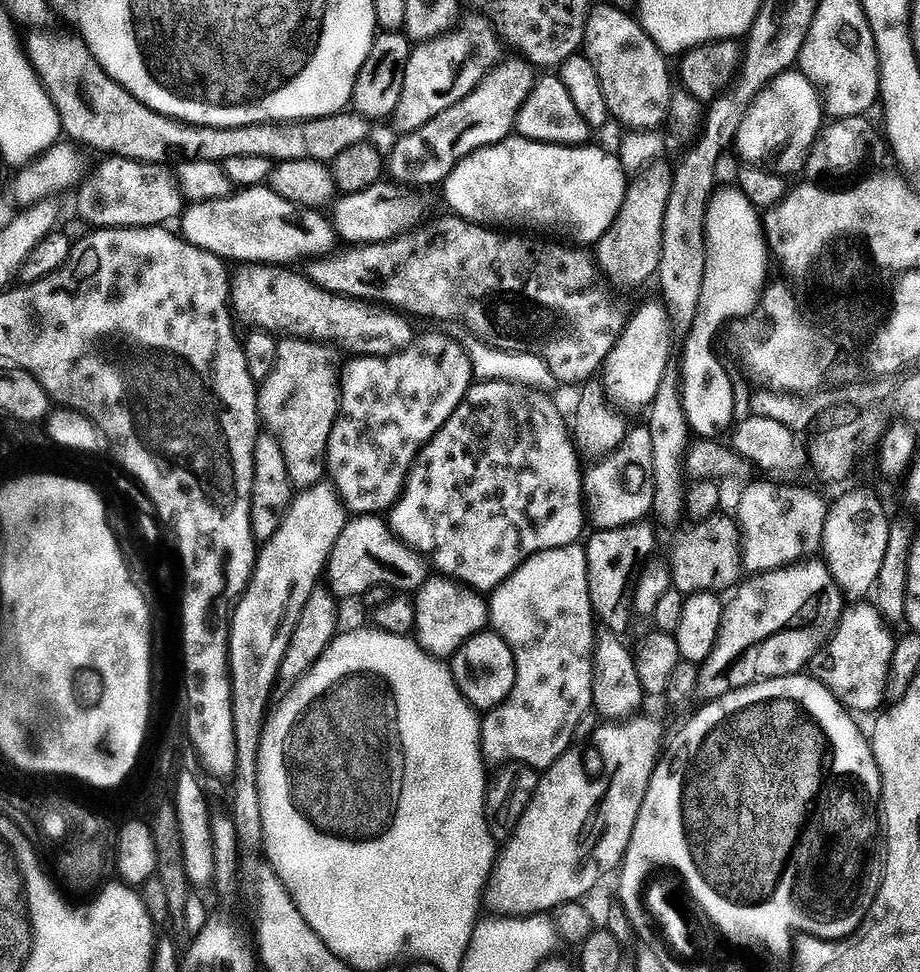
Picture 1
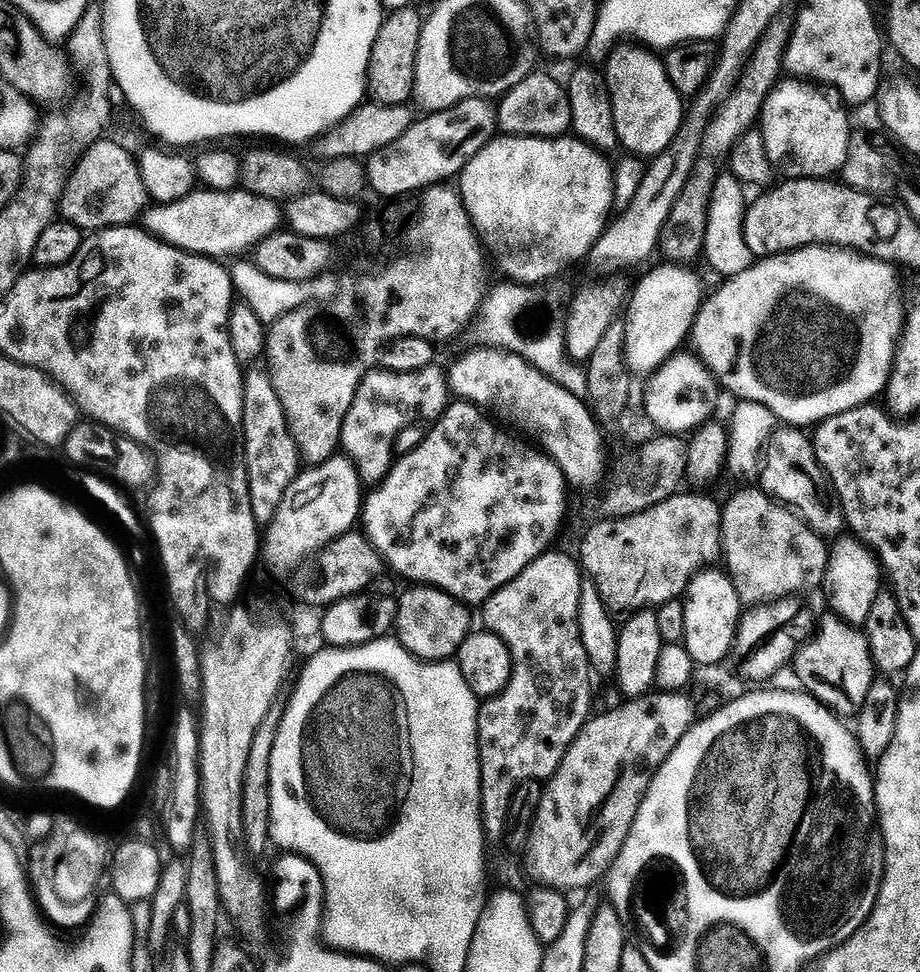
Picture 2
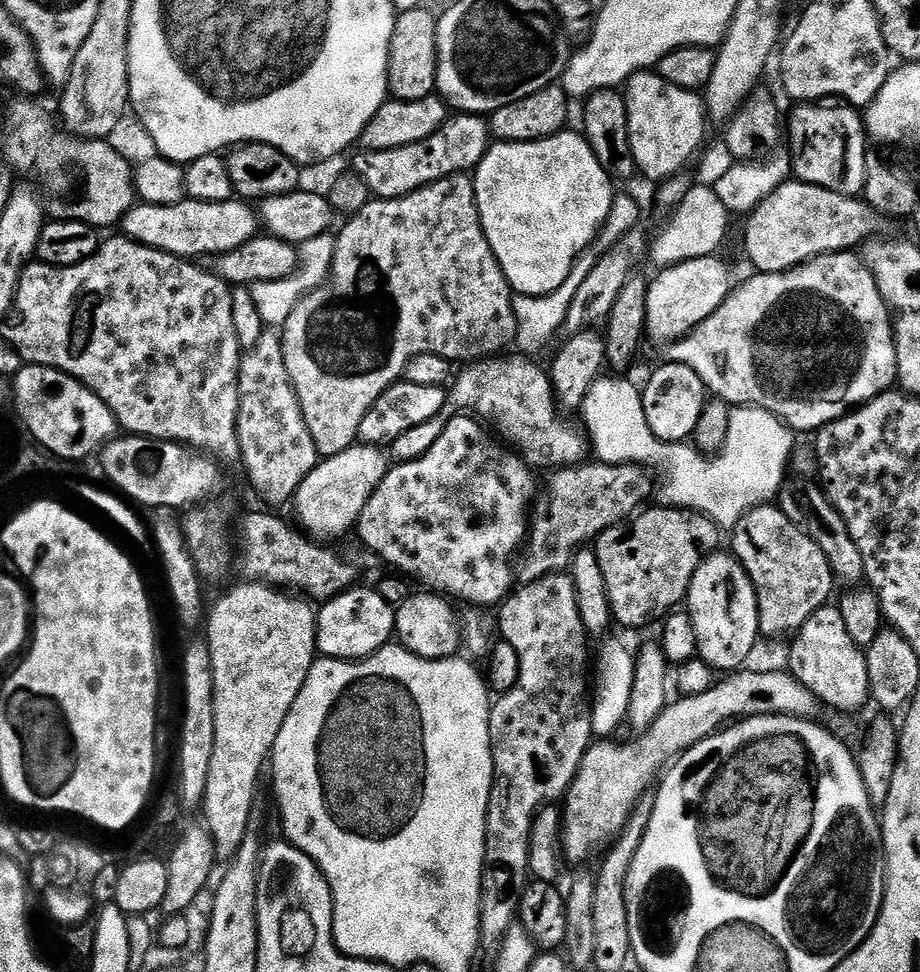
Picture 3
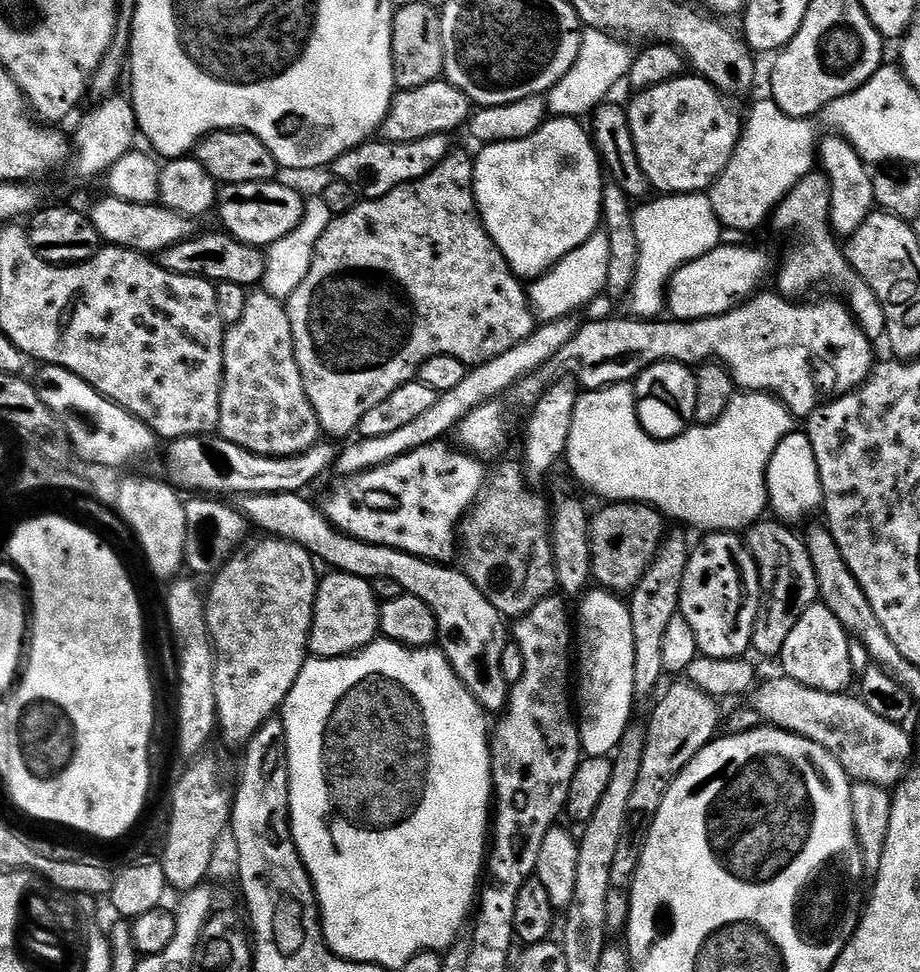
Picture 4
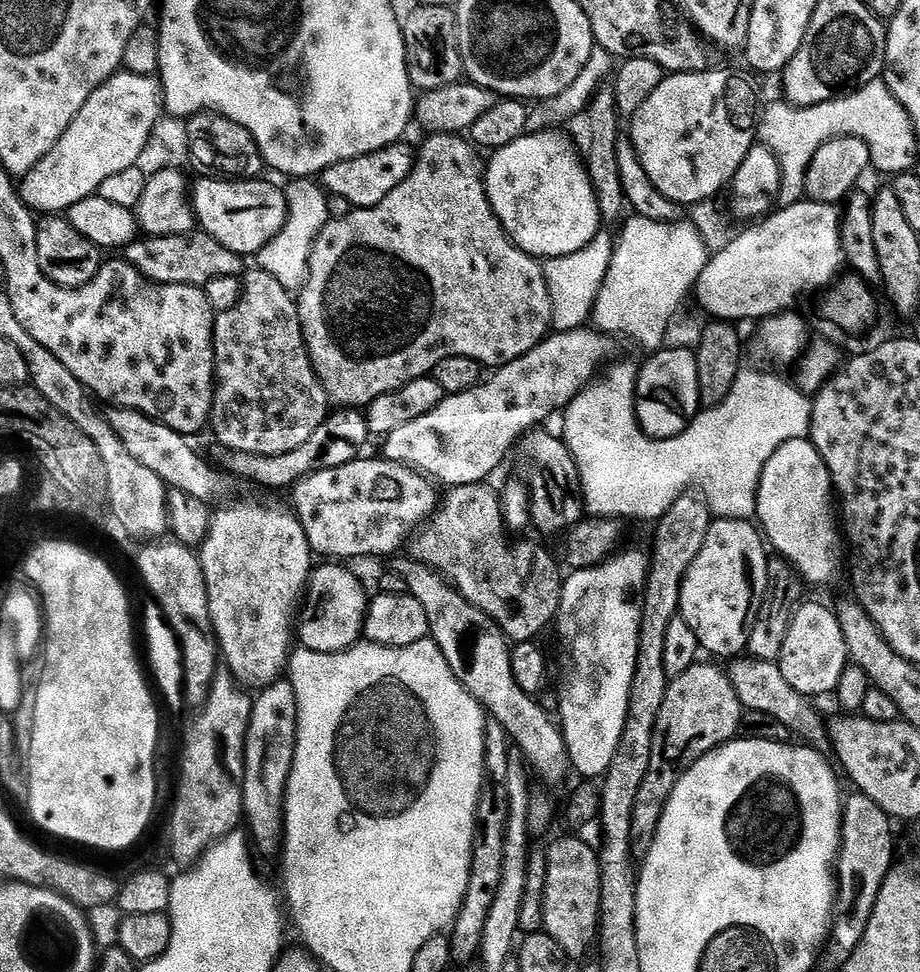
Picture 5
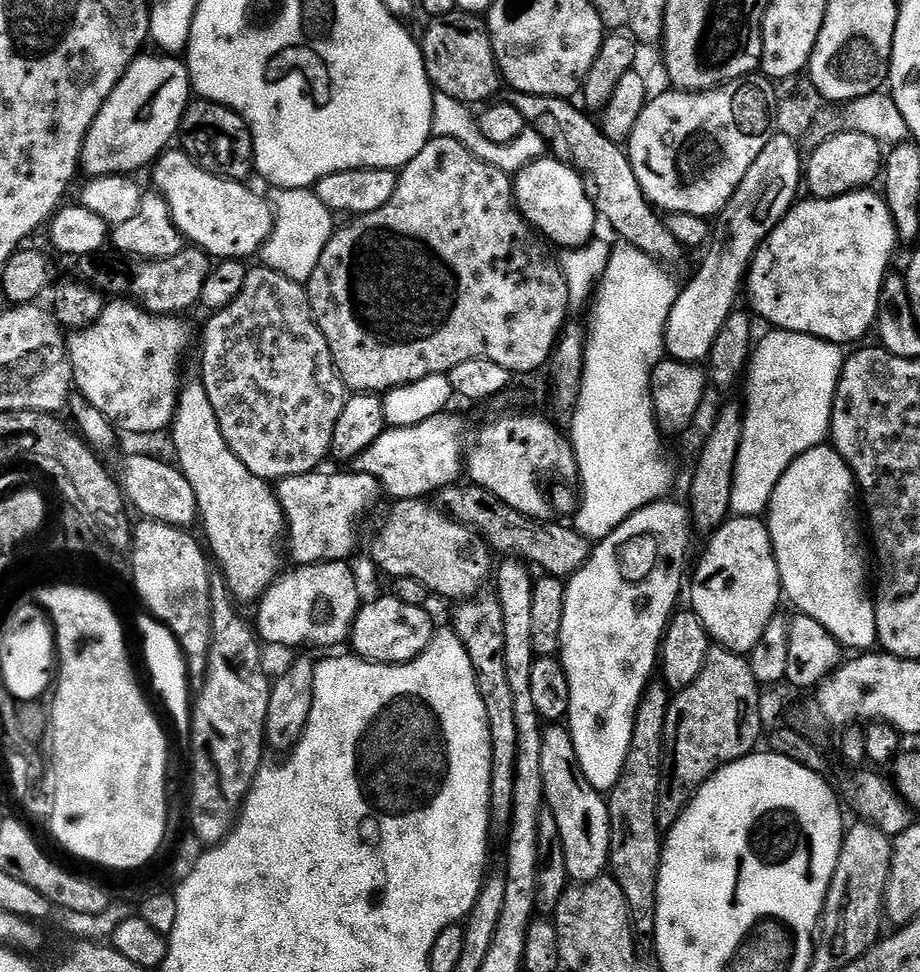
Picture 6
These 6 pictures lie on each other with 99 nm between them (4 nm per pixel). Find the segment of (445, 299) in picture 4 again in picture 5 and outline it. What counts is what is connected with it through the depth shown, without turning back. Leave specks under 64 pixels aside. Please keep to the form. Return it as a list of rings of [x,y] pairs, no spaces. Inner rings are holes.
[[[441,132],[429,135],[427,139],[424,149],[415,157],[412,173],[394,190],[390,190],[382,202],[373,208],[357,208],[341,220],[329,219],[312,244],[307,277],[298,292],[300,321],[316,376],[329,401],[344,410],[367,409],[369,404],[388,392],[398,391],[416,379],[432,374],[439,363],[451,356],[465,356],[479,361],[481,365],[489,364],[489,369],[495,370],[534,350],[534,346],[541,344],[552,328],[551,294],[545,269],[537,257],[527,256],[522,249],[517,248],[500,225],[500,219],[494,214],[486,194],[485,165],[482,160],[480,164],[481,153],[460,134]]]

